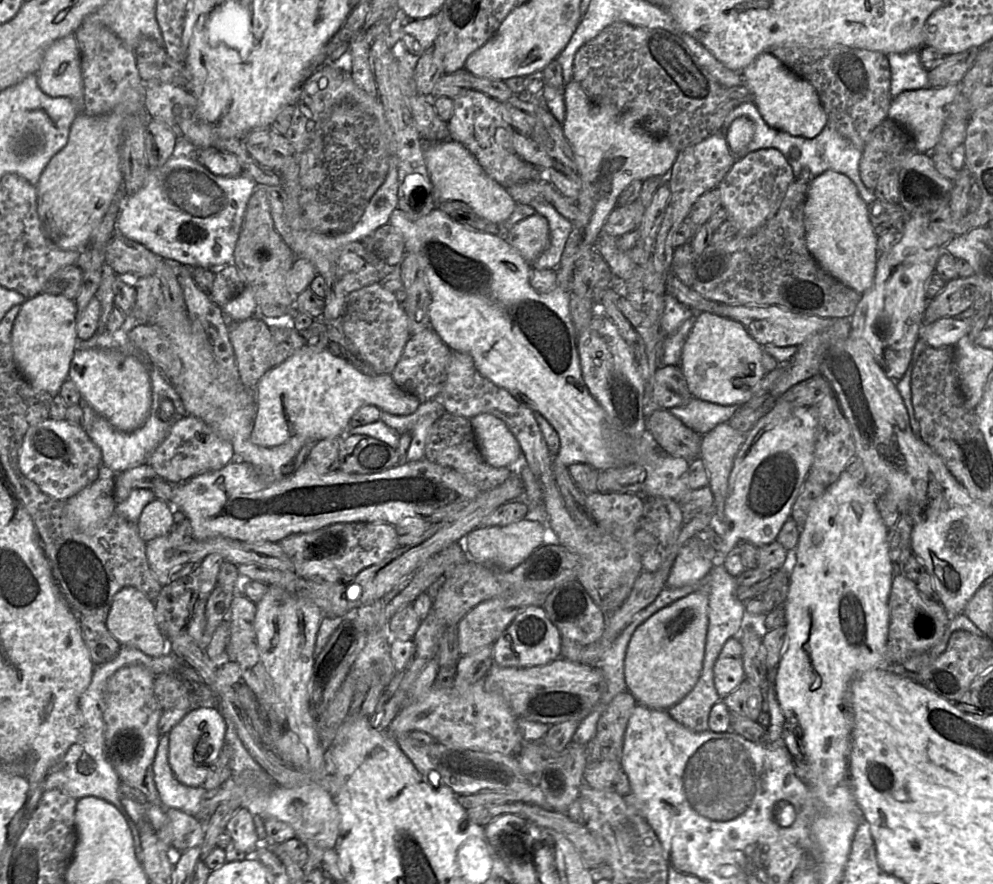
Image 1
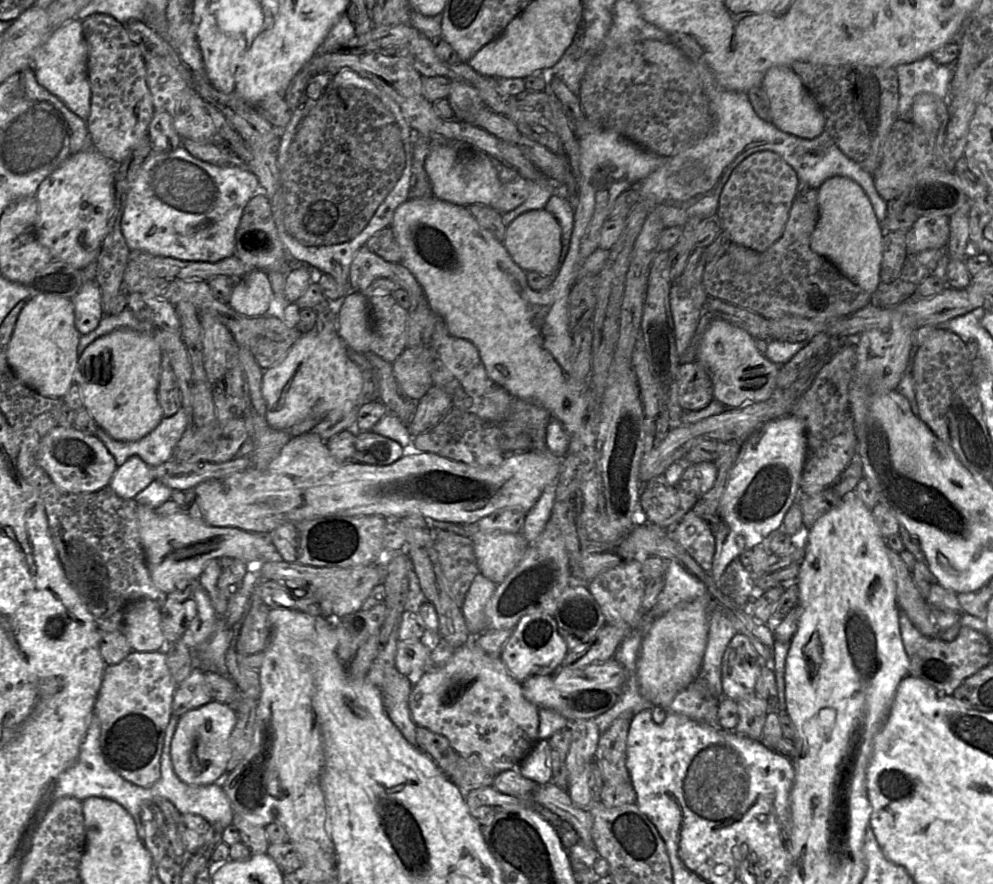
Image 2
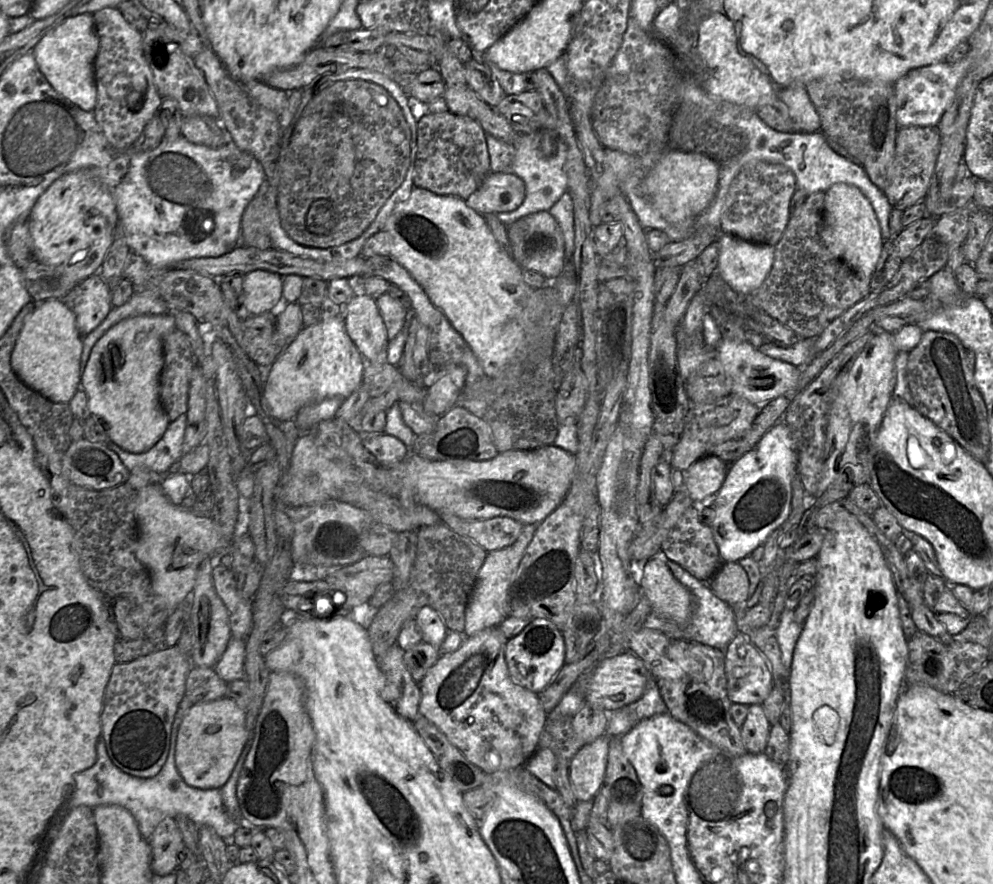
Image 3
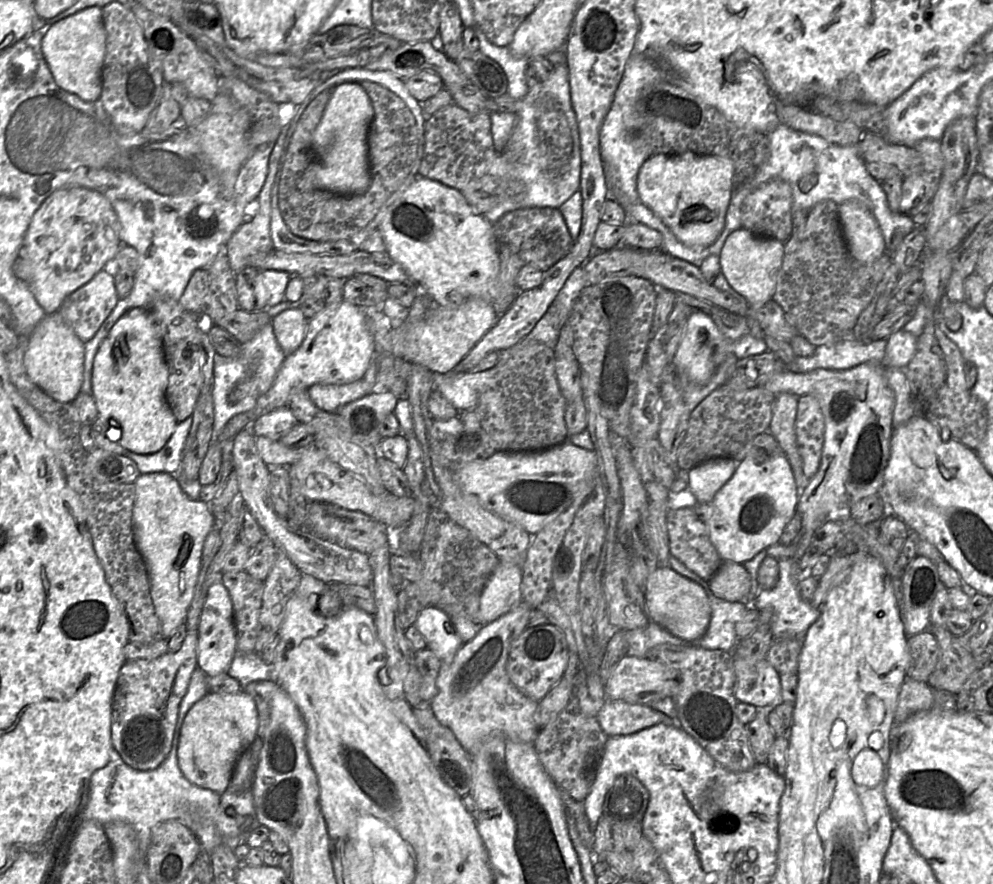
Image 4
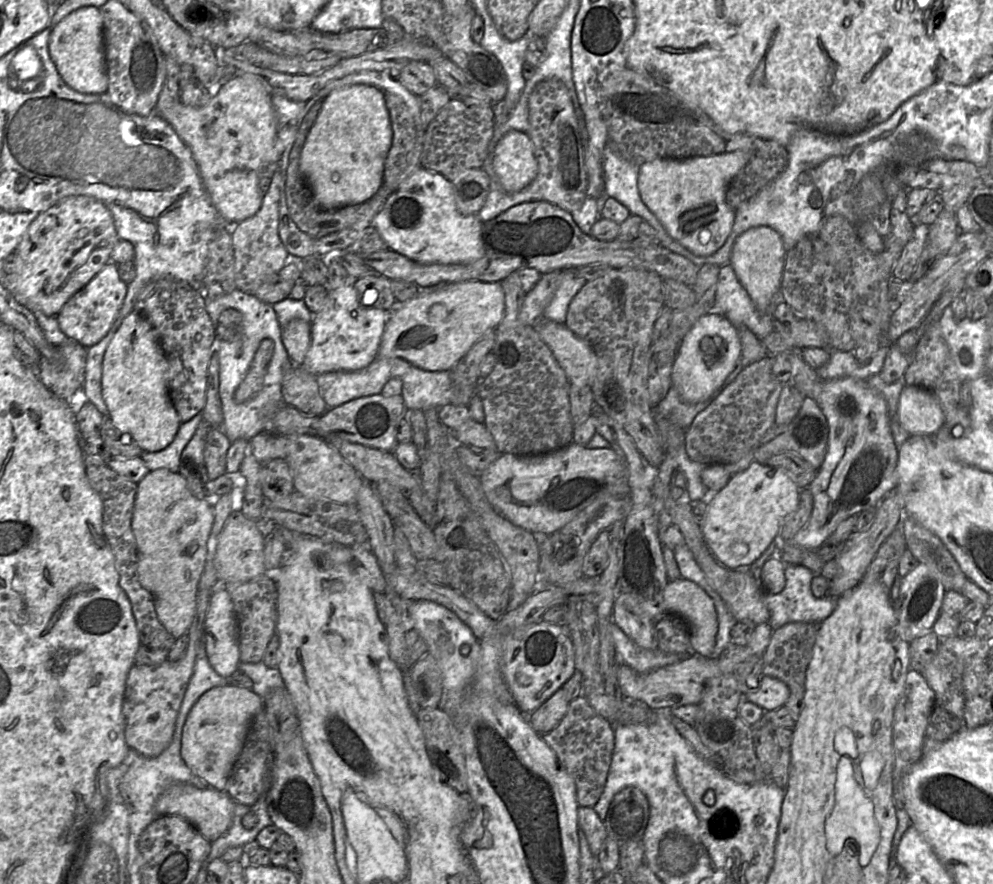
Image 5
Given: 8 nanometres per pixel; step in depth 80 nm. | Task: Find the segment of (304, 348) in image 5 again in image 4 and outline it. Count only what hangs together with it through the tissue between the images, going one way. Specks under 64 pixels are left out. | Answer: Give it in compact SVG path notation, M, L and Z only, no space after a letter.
M300 308L287 309L272 318L276 339L286 355L295 352L301 346L308 322Z

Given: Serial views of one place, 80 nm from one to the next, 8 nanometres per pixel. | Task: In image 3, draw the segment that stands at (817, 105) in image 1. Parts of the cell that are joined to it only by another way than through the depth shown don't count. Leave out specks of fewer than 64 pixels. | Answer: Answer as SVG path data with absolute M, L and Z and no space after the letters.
M793 85L781 90L778 99L789 109L797 132L815 133L821 129L821 121L806 88Z

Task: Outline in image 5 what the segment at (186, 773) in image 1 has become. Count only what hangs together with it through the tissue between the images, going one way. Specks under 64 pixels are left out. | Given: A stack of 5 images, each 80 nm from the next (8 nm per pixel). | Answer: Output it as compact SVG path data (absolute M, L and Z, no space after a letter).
M223 685L208 690L197 700L186 719L181 744L183 761L211 788L227 792L229 776L245 746L252 723L263 711L263 699L251 689Z

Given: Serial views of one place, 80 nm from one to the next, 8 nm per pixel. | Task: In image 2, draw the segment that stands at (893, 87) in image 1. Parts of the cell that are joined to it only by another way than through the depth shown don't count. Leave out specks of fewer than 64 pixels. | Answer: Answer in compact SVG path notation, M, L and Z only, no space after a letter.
M927 56L913 62L903 63L895 67L898 82L898 117L901 119L907 119L913 104L913 100L916 95L920 93L930 93L935 95L941 100L947 100L949 104L949 96L951 92L951 81L953 79L953 67L952 65L938 64L931 56Z

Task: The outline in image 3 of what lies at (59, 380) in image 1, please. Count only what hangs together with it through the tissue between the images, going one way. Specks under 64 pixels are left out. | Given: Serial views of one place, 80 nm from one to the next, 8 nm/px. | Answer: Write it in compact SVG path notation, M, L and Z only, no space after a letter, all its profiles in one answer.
M49 299L34 303L12 351L12 368L24 384L45 398L68 403L80 389L82 336L76 327L73 311L63 300Z

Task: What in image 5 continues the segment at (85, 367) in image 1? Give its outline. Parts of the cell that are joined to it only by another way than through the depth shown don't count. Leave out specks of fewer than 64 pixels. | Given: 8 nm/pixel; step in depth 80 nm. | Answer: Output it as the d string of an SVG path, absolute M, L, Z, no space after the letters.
M140 312L127 314L103 356L101 388L114 426L131 435L143 452L164 450L175 438L181 424L168 393L169 364L159 336Z

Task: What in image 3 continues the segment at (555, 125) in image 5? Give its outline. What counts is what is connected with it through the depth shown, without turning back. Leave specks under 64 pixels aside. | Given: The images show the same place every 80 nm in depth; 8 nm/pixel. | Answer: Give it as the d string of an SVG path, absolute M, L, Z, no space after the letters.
M543 127L534 133L534 139L528 136L514 142L514 157L509 172L518 175L526 185L526 197L519 208L511 212L496 213L498 219L509 226L516 220L538 211L550 208L567 192L568 178L564 170L568 147L559 134L551 128Z

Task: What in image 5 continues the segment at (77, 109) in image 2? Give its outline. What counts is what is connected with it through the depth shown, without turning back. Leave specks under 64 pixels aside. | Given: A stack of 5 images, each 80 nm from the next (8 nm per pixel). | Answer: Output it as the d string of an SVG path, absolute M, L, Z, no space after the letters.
M80 8L51 28L48 49L58 73L73 90L83 94L103 94L108 89L103 16L99 8Z

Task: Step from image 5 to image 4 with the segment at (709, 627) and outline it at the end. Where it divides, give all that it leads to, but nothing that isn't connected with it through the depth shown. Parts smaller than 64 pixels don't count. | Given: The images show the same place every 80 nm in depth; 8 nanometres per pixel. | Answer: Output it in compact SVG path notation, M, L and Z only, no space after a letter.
M658 565L649 574L644 594L645 607L650 619L673 635L688 643L695 643L707 631L711 618L711 607L704 588L669 566Z

